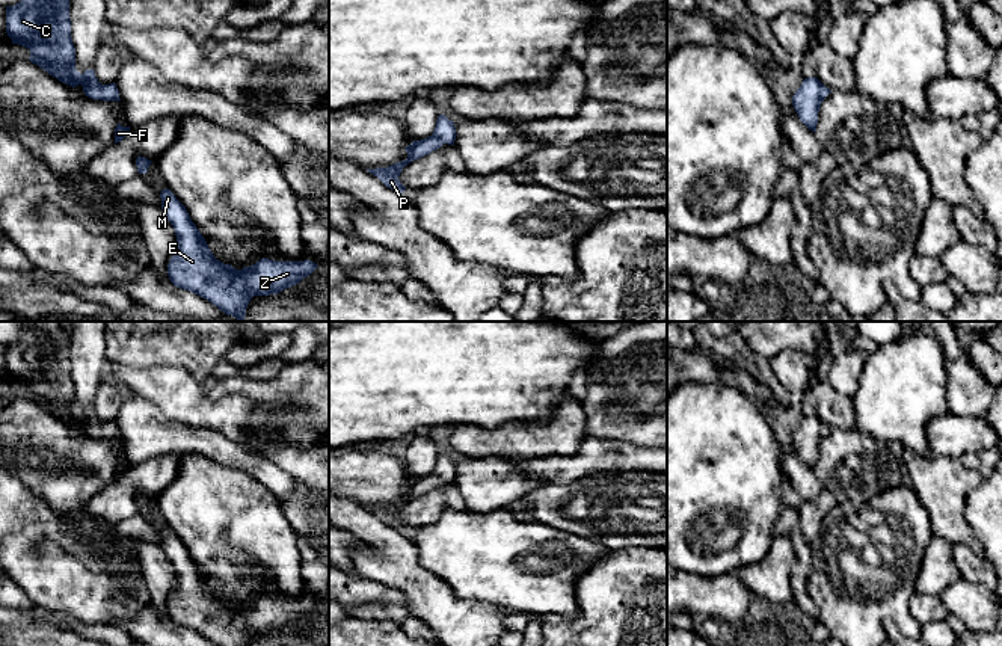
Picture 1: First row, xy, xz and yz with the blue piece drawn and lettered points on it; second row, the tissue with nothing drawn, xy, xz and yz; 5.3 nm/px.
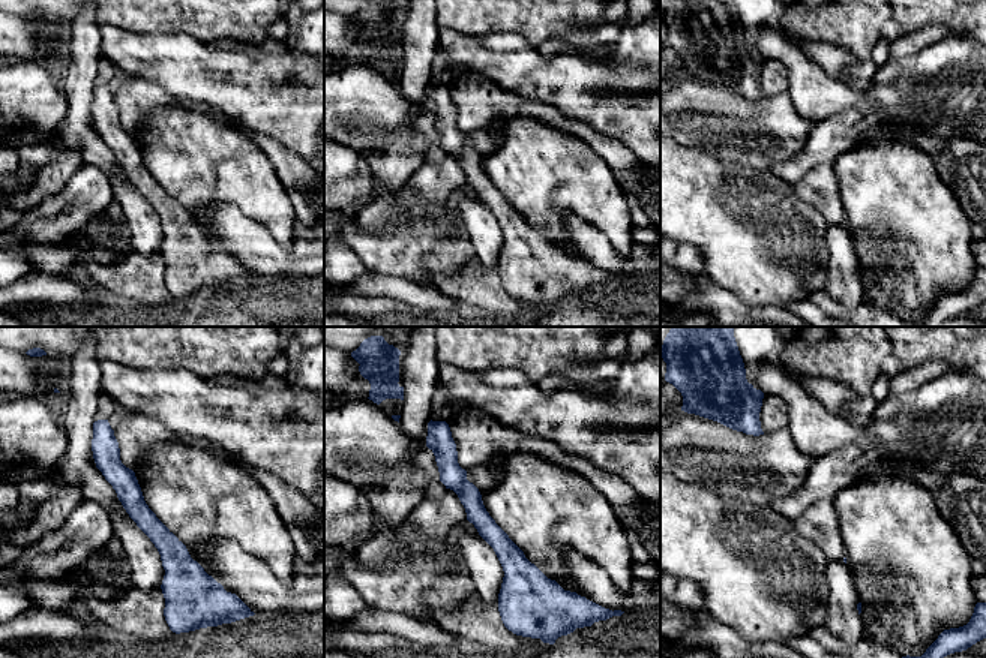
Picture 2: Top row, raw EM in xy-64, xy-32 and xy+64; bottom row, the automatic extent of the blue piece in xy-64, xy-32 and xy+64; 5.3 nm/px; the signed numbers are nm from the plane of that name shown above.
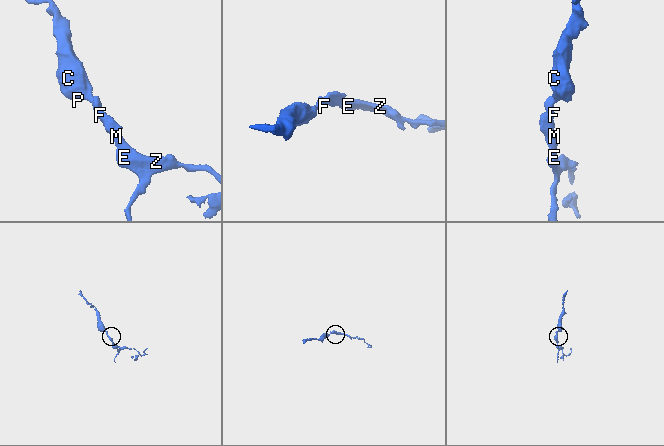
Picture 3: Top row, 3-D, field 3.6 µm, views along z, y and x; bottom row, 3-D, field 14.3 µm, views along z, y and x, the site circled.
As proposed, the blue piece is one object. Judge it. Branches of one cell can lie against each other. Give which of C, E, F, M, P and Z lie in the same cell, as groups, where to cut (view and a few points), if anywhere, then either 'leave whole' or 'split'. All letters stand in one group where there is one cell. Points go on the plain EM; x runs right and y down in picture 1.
C E F M P Z; no cut; leave whole

